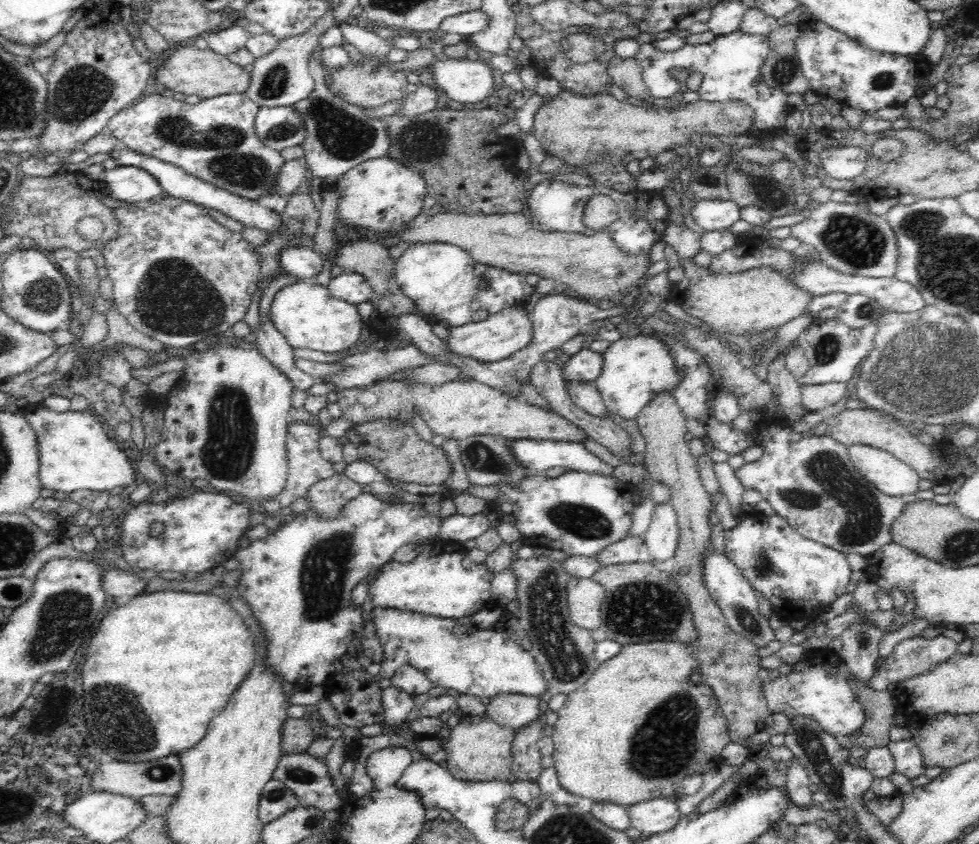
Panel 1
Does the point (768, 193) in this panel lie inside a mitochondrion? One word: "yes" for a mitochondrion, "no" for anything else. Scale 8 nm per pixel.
yes

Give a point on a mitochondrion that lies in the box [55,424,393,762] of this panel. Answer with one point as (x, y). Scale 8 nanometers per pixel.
(325, 568)

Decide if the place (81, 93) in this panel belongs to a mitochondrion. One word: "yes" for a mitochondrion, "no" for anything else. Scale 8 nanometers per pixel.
yes

